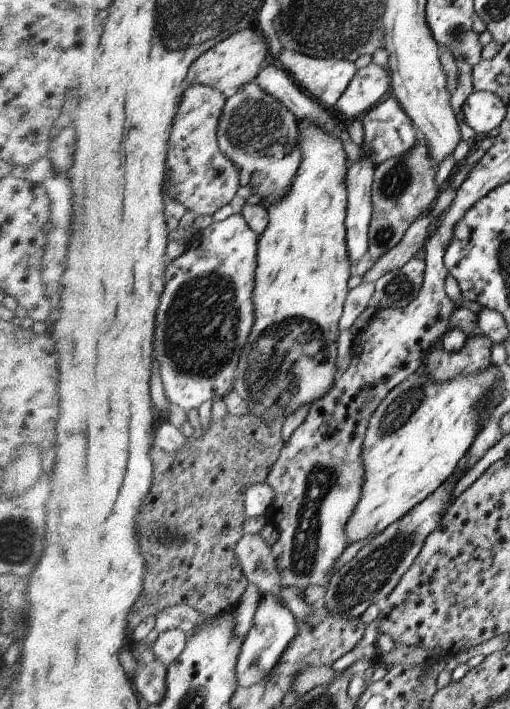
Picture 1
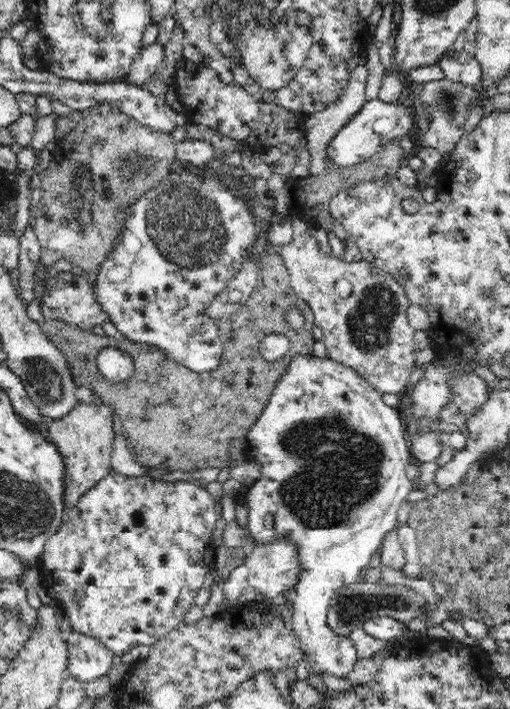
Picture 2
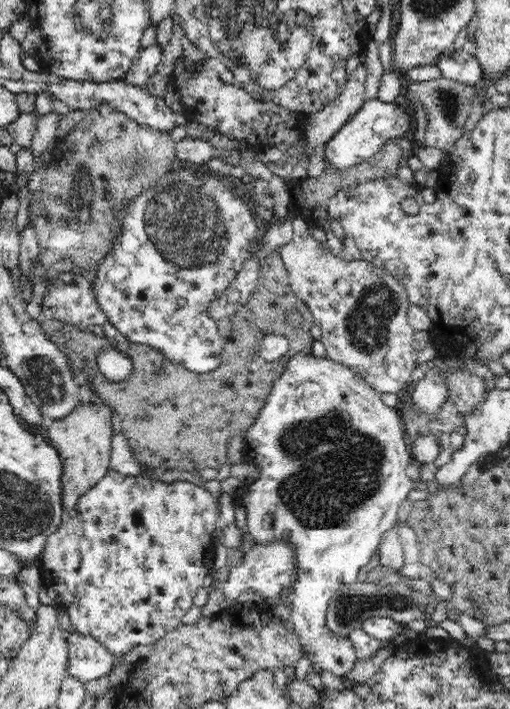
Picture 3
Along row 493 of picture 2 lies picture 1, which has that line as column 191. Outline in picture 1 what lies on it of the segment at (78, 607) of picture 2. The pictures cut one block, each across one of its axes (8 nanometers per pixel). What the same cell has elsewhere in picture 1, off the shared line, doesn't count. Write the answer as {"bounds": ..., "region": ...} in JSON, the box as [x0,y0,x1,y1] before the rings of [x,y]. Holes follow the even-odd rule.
{"bounds":[168,84,243,216],"region":[[[196,84],[186,88],[185,96],[182,98],[181,109],[178,110],[177,122],[174,124],[172,138],[170,140],[169,161],[168,161],[168,186],[170,194],[176,196],[182,204],[186,204],[197,216],[210,214],[214,216],[220,207],[232,204],[243,186],[241,170],[235,166],[232,160],[221,148],[220,132],[222,115],[226,108],[229,96],[222,90],[206,84]]]}

